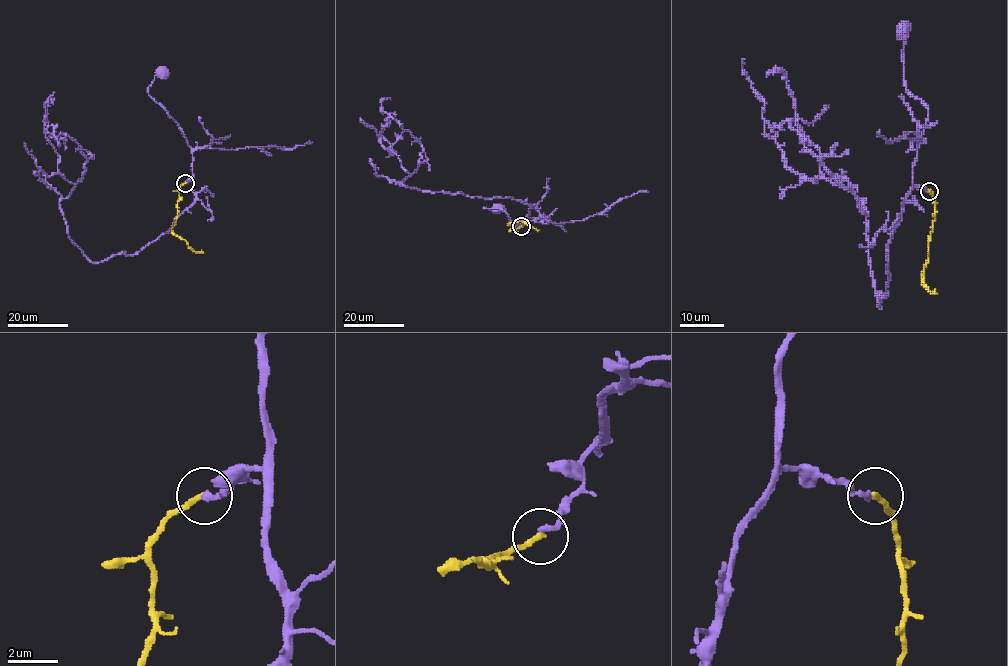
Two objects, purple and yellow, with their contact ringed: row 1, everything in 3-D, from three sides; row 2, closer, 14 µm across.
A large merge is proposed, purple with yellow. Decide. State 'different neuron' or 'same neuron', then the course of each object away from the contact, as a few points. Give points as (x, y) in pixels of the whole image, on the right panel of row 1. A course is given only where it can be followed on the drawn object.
same neuron; purple runs (928, 191), (912, 183), (913, 163), (927, 116), (926, 106), (905, 88), (902, 50), (906, 31); yellow runs (930, 191), (934, 200), (934, 216), (922, 282), (931, 292), (934, 293), (934, 289)

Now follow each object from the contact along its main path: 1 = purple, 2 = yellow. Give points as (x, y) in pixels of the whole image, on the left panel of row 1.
1: (185, 183), (193, 177), (192, 151), (178, 124), (147, 90), (154, 77), (162, 73)
2: (185, 183), (178, 189), (178, 213), (171, 230), (195, 252), (202, 250)

